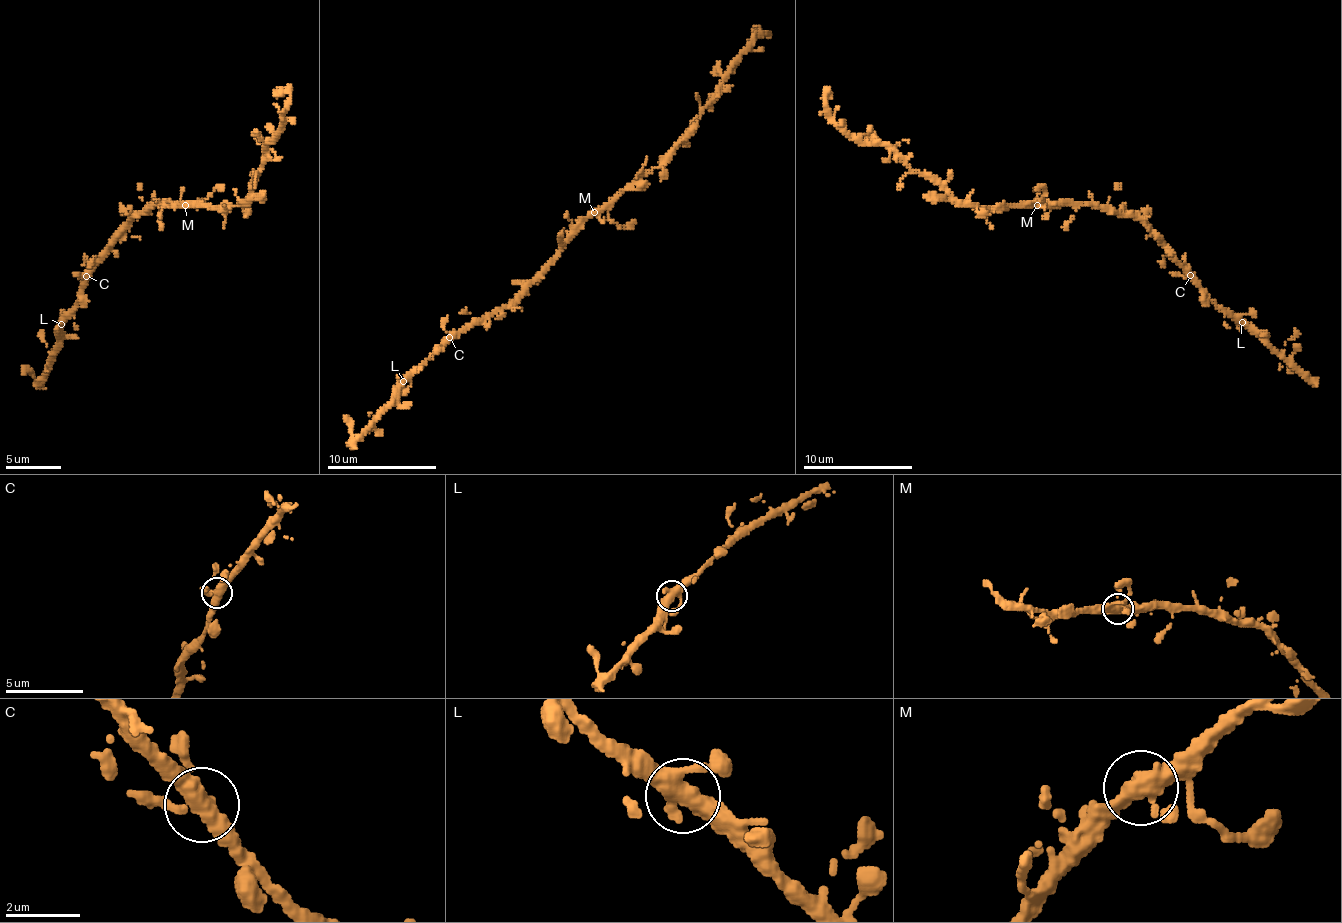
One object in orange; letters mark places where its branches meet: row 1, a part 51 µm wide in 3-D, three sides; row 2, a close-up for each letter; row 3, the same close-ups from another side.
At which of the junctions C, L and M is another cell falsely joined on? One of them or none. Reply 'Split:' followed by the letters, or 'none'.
Split: none

